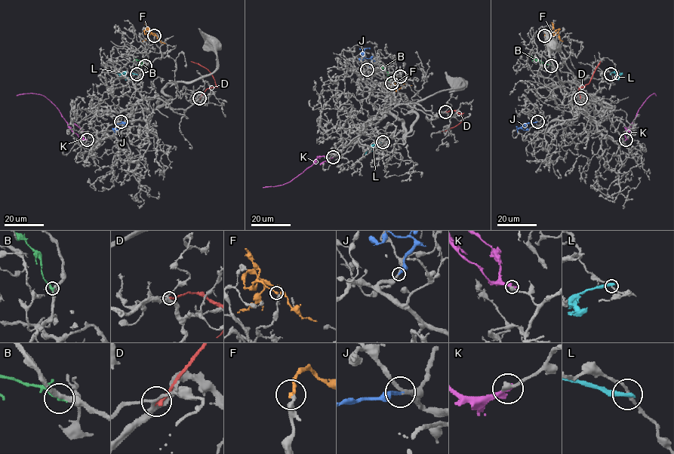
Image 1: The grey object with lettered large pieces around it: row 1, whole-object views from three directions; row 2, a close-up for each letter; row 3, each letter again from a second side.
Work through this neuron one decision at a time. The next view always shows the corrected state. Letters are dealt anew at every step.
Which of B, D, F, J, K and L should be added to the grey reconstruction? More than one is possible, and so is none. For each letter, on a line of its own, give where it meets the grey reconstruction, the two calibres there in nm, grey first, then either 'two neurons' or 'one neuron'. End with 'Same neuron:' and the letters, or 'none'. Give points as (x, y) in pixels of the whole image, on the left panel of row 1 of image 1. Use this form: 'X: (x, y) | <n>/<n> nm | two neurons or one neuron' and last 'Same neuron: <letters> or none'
B: (145, 65) | 280/280 nm | two neurons
D: (199, 98) | 280/240 nm | two neurons
F: (154, 35) | 280/240 nm | one neuron
J: (121, 121) | 240/240 nm | one neuron
K: (87, 139) | 400/320 nm | two neurons
L: (136, 74) | 160/360 nm | two neurons
Same neuron: F, J

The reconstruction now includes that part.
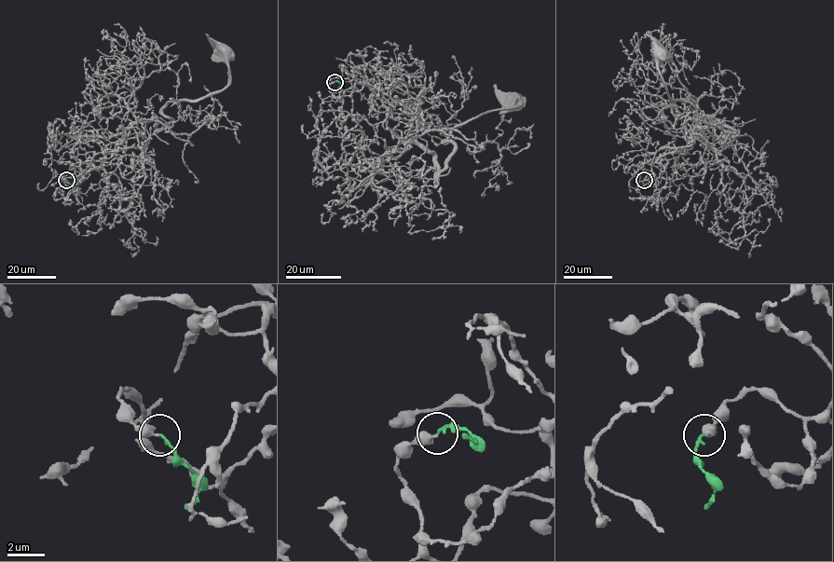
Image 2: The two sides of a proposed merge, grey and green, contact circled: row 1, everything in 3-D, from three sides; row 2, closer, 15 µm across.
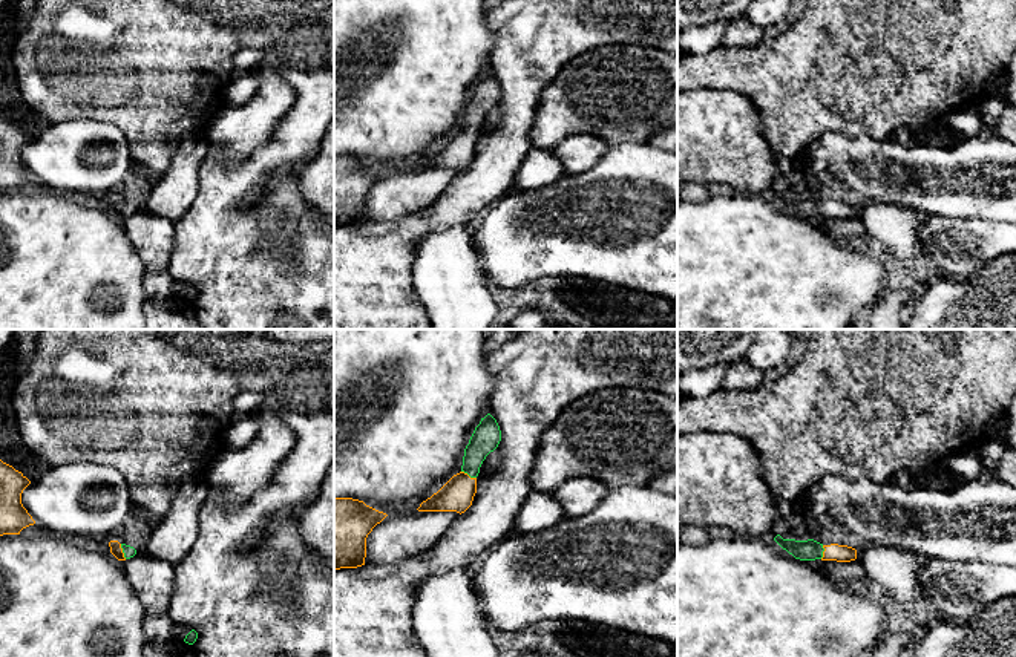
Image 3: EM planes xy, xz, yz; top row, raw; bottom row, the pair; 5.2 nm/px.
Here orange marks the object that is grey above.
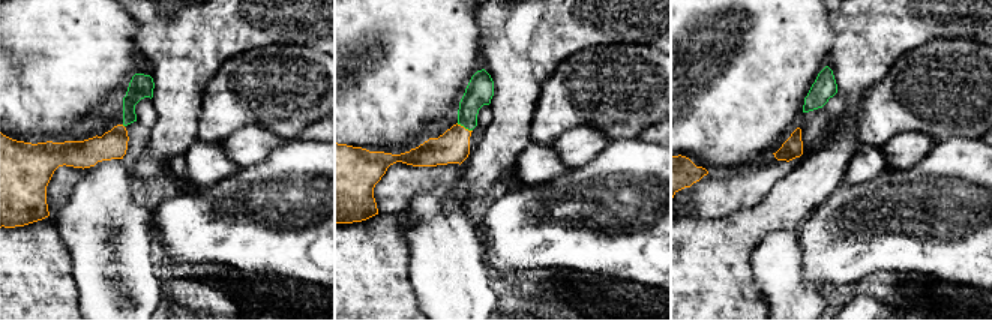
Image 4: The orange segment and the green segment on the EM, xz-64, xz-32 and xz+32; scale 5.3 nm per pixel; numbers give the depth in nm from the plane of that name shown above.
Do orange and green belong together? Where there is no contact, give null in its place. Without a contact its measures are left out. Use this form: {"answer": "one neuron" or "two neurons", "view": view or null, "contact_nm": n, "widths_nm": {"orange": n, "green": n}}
{"answer": "one neuron", "view": "xy", "contact_nm": 90, "widths_nm": {"orange": 60, "green": 70}}

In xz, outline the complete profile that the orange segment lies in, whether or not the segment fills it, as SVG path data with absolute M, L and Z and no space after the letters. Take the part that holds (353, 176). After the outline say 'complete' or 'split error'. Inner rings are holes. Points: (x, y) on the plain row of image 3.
M334 153L334 227L365 222L366 194L386 173L363 158Z; complete

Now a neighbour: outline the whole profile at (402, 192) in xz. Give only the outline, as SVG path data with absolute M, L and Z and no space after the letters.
M397 168L388 172L366 194L365 222L397 221L417 214L457 176L457 168Z

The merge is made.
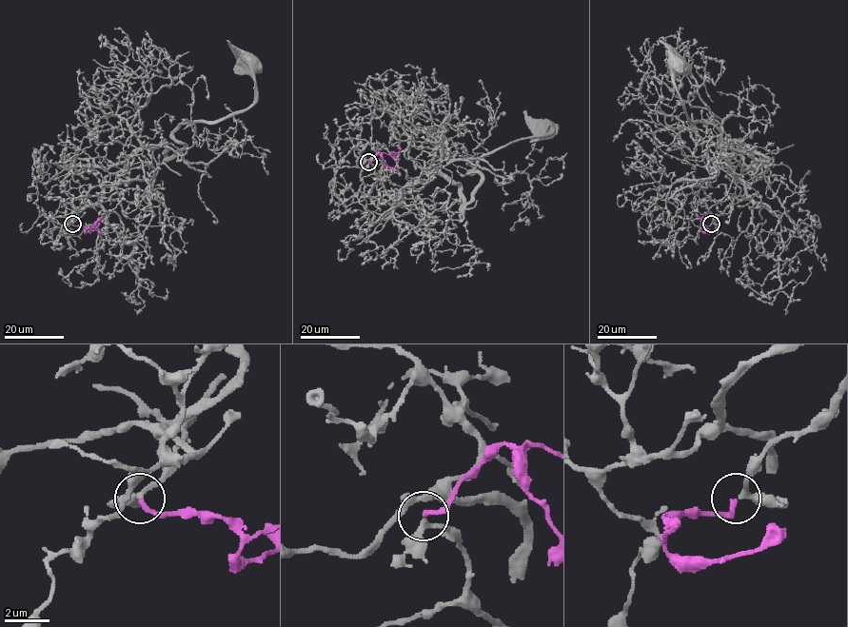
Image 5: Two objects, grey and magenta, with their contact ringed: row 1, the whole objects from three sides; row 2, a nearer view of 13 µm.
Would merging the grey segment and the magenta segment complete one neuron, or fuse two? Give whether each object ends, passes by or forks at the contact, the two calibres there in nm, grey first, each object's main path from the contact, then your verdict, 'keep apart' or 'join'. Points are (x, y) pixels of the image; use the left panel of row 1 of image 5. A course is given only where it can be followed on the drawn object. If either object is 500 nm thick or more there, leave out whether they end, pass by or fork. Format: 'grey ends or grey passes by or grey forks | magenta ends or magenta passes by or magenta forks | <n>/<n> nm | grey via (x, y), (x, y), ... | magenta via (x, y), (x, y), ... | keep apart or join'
grey passes by | magenta ends | 240/200 nm | grey via (71, 224), (138, 152), (162, 141), (167, 161), (183, 147), (181, 124), (242, 112), (255, 65) | magenta via (71, 224), (82, 225), (86, 231), (99, 223) | join

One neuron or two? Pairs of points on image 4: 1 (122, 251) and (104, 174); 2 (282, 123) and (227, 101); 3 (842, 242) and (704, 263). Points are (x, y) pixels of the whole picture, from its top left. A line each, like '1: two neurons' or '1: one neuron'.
1: one neuron
2: one neuron
3: two neurons

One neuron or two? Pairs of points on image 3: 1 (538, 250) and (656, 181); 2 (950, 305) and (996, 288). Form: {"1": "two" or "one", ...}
{"1": "one", "2": "one"}

